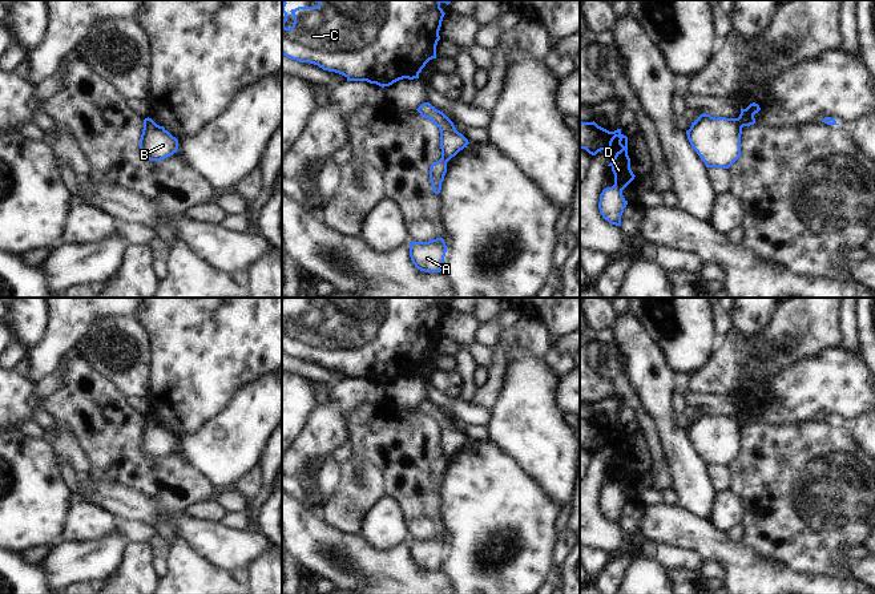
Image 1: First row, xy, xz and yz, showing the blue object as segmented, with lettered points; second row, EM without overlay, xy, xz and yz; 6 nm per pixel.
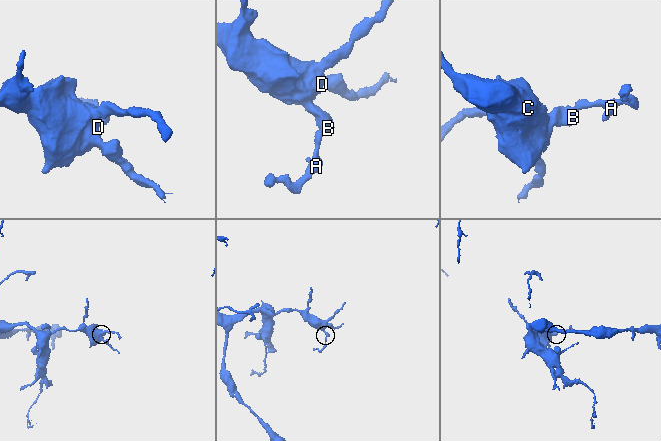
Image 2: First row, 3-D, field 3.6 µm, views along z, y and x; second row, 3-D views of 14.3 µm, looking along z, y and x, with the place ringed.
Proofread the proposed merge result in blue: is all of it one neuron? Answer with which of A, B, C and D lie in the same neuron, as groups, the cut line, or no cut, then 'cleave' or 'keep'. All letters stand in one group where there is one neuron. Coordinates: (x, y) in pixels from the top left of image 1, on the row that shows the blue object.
A / B C D; cut in yz along (737, 118), (741, 128); cleave

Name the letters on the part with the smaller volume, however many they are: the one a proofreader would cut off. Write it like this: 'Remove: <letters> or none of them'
Remove: A.

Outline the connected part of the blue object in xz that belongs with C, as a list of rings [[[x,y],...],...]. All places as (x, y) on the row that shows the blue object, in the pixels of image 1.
[[[282,0],[282,54],[291,60],[299,62],[310,62],[318,65],[323,70],[335,72],[347,78],[347,81],[367,81],[370,84],[376,84],[382,88],[390,86],[394,82],[408,78],[419,78],[419,73],[426,66],[426,64],[436,58],[436,45],[440,40],[439,31],[444,17],[444,12],[440,8],[441,3],[447,5],[452,0],[319,0],[316,7],[298,7],[290,12],[294,16],[294,23],[291,28],[286,28],[283,24],[287,21],[287,12],[285,11],[286,0]]]

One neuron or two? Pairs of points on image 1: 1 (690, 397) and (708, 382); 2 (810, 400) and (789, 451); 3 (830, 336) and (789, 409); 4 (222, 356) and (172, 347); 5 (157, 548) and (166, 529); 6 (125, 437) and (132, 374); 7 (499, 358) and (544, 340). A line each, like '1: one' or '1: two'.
1: two
2: two
3: two
4: one
5: one
6: two
7: one

